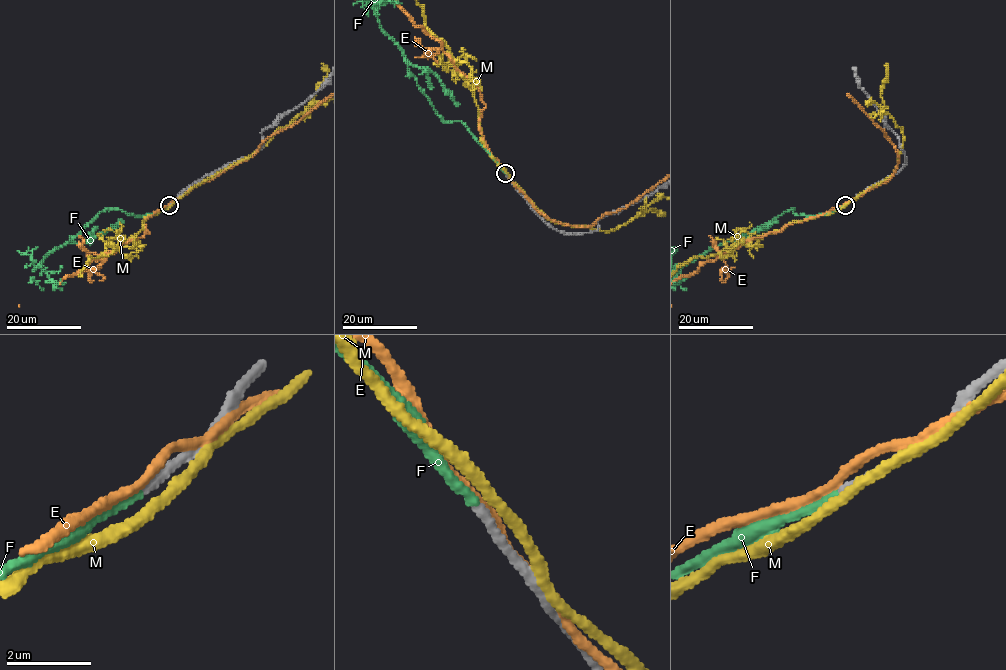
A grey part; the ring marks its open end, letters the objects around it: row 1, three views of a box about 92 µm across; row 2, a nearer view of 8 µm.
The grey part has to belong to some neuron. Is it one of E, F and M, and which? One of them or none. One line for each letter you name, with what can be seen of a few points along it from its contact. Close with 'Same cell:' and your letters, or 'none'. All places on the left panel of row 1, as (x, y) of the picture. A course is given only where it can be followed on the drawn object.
Same cell: F

